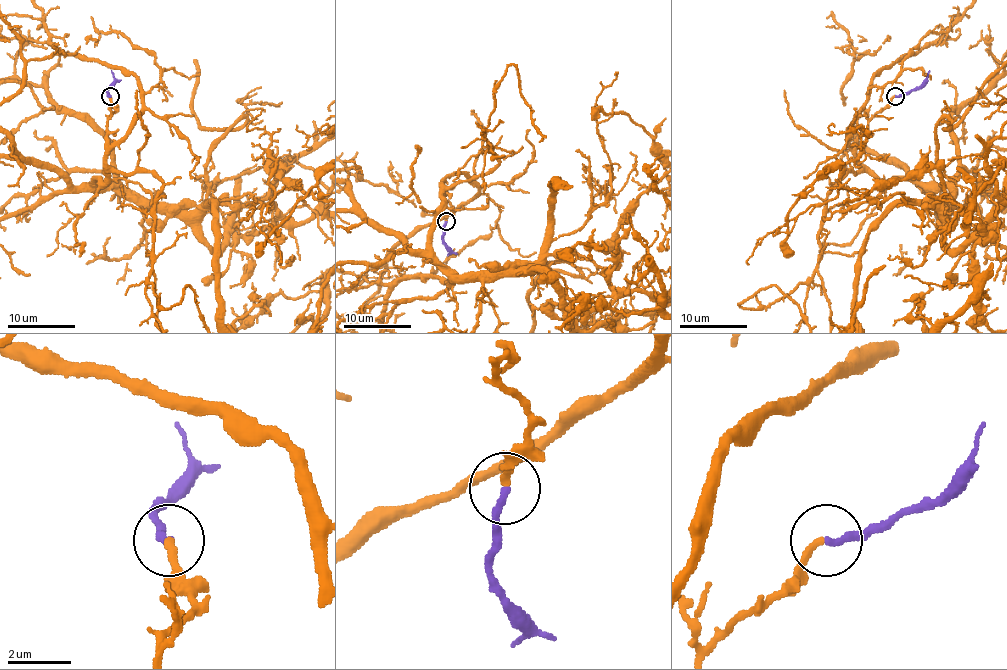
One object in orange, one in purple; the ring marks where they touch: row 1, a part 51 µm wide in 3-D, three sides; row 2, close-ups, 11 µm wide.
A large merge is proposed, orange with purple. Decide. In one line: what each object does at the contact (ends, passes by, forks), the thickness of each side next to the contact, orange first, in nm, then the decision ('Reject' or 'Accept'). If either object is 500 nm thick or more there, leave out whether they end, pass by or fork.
At the ring orange ends. At the ring purple ends. Thickness 240 nm (orange) against 240 nm. Accept

